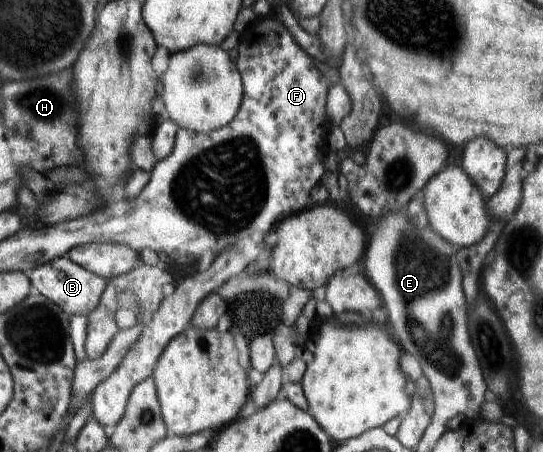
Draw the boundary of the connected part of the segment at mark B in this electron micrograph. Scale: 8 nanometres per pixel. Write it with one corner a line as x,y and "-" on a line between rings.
66,256
52,259
35,267
29,266
25,275
41,295
58,305
68,316
75,314
88,316
98,306
100,297
109,281
87,271

